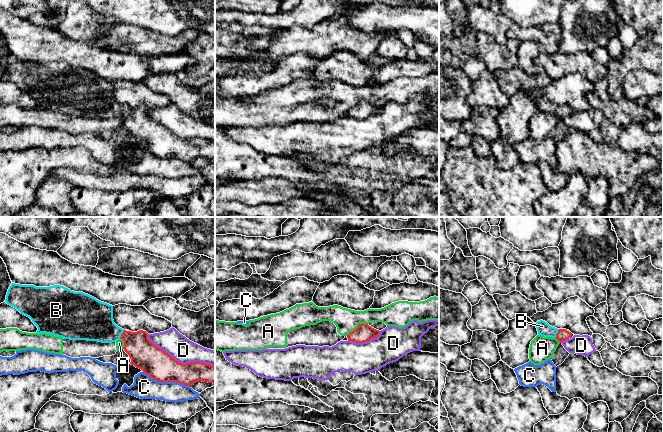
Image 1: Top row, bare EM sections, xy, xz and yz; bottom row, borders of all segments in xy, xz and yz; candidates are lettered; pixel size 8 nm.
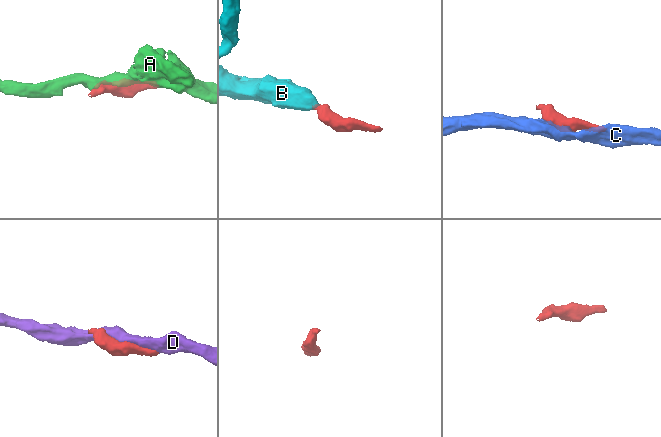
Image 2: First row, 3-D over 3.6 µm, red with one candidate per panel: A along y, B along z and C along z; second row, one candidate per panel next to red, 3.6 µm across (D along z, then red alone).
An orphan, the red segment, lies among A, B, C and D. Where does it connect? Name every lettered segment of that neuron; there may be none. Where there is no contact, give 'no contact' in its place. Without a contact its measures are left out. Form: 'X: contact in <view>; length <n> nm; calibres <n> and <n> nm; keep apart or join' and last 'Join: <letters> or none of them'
A: contact in xz; length 200 nm; calibres 140 and 190 nm; keep apart
B: contact in xy; length 80 nm; calibres 220 and 320 nm; join
C: contact in xy; length 420 nm; calibres 240 and 190 nm; keep apart
D: contact in xy; length 600 nm; calibres 240 and 200 nm; keep apart
Join: B

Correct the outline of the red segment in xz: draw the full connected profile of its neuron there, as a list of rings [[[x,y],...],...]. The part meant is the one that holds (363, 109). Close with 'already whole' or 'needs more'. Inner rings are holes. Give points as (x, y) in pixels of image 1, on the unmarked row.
[[[359,100],[358,103],[347,111],[348,117],[363,119],[377,114],[381,107],[376,106],[368,100]]]; already whole

